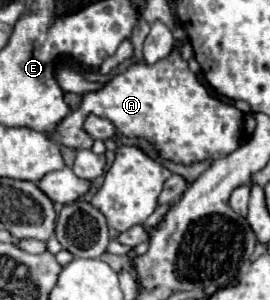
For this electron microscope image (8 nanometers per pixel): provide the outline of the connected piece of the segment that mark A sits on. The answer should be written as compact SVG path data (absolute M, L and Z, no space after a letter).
M176 50L170 54L170 58L164 58L154 66L132 64L124 74L114 76L100 90L82 94L80 106L68 112L68 116L56 124L48 138L72 150L90 149L94 140L82 130L84 120L90 114L108 118L124 136L148 138L152 144L156 144L164 158L182 164L210 160L234 152L240 146L238 130L244 118L234 104L216 100L196 78L196 74L188 70L188 64Z

